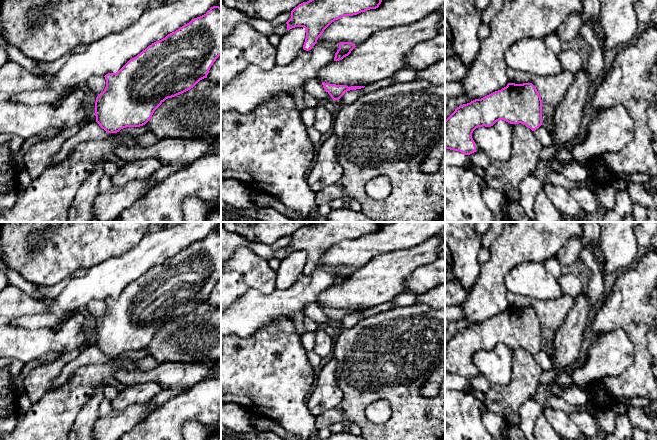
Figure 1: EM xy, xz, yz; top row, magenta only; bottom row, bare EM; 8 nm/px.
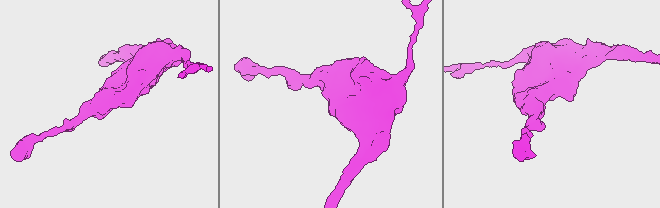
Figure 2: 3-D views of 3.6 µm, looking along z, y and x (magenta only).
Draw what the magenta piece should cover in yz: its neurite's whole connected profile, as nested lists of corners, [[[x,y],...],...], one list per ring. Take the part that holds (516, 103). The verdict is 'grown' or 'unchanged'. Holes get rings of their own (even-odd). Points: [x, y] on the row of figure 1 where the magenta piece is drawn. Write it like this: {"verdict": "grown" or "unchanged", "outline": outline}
{"verdict": "unchanged", "outline": [[[508,83],[506,87],[481,99],[463,104],[445,120],[445,148],[459,151],[465,155],[476,152],[473,131],[478,127],[491,127],[497,121],[504,120],[510,124],[523,124],[535,131],[542,125],[542,100],[532,83]]]}

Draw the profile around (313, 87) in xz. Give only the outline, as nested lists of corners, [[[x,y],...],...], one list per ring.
[[[318,79],[306,80],[302,89],[304,94],[313,96],[317,102],[332,99],[328,92],[325,91],[322,83]]]

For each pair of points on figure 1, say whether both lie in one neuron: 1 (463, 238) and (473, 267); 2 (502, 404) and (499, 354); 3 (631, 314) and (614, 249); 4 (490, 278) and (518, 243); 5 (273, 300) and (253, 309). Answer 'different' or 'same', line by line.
1: same
2: different
3: different
4: same
5: same

